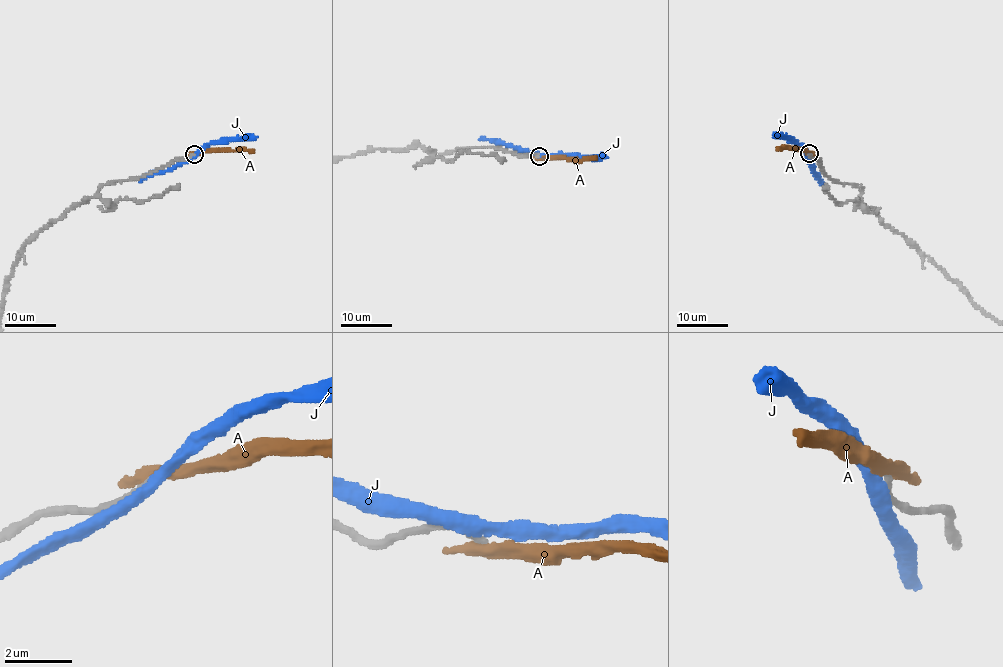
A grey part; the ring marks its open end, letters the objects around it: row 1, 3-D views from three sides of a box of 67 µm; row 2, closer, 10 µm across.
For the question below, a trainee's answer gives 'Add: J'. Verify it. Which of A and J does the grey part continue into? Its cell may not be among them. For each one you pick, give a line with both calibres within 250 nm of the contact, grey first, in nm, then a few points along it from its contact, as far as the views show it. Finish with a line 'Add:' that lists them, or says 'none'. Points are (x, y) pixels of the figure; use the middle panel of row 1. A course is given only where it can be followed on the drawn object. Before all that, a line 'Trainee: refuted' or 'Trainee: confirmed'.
Trainee: refuted
Add: none

